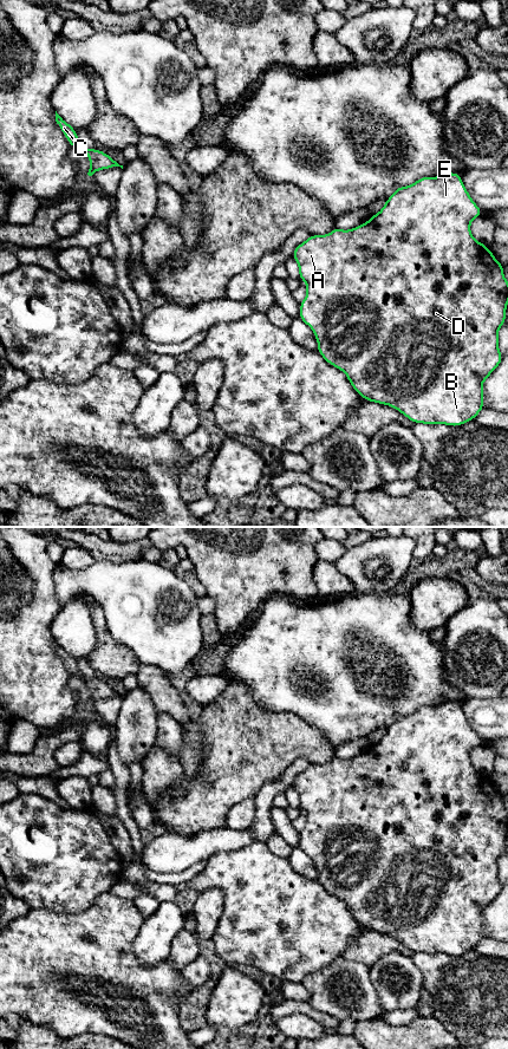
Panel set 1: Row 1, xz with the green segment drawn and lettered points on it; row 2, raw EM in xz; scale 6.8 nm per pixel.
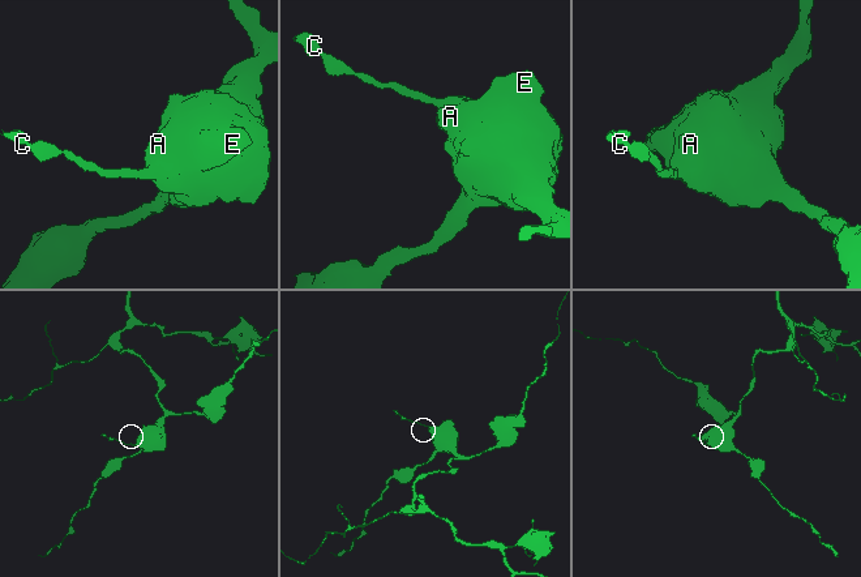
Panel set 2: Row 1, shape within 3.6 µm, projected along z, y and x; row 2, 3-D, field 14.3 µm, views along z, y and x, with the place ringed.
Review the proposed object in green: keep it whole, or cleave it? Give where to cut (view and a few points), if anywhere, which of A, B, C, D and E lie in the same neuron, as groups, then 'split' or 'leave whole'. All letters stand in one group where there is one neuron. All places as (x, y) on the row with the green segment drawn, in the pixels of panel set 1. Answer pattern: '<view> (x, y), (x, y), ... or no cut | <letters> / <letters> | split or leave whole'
no cut | A B C D E | leave whole

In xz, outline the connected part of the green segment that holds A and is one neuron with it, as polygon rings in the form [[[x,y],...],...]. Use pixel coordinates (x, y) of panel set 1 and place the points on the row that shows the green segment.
[[[445,172],[437,177],[424,176],[408,187],[398,187],[386,200],[382,210],[353,229],[334,228],[327,235],[310,235],[298,245],[293,259],[299,265],[299,278],[306,282],[307,294],[300,302],[299,318],[310,326],[318,341],[318,352],[326,363],[346,373],[352,387],[369,402],[380,403],[398,410],[413,423],[447,424],[458,426],[471,422],[483,408],[483,382],[501,364],[502,354],[499,350],[497,332],[506,322],[508,305],[508,281],[501,265],[490,249],[475,240],[470,233],[470,223],[482,216],[482,210],[467,191],[461,174]]]

